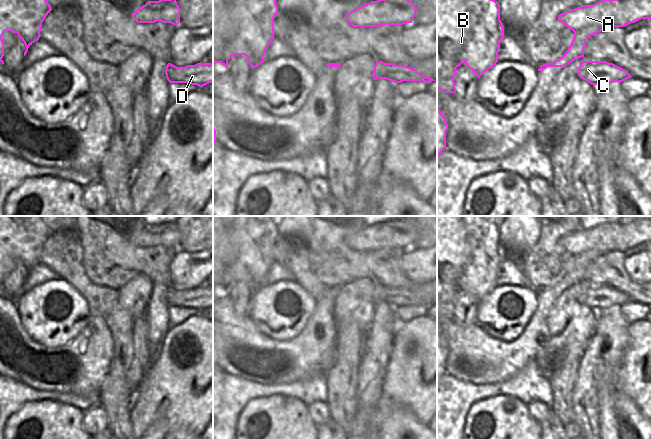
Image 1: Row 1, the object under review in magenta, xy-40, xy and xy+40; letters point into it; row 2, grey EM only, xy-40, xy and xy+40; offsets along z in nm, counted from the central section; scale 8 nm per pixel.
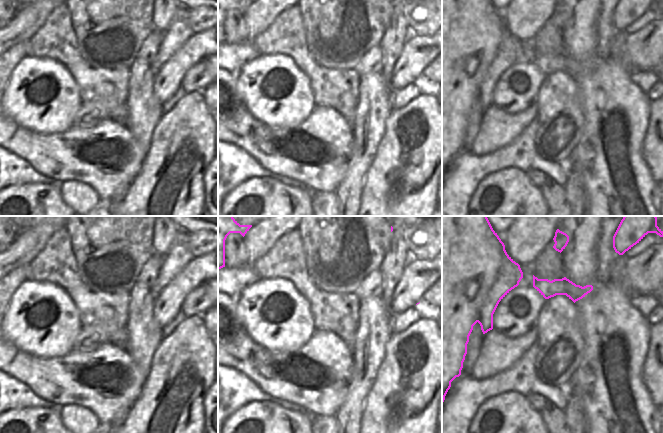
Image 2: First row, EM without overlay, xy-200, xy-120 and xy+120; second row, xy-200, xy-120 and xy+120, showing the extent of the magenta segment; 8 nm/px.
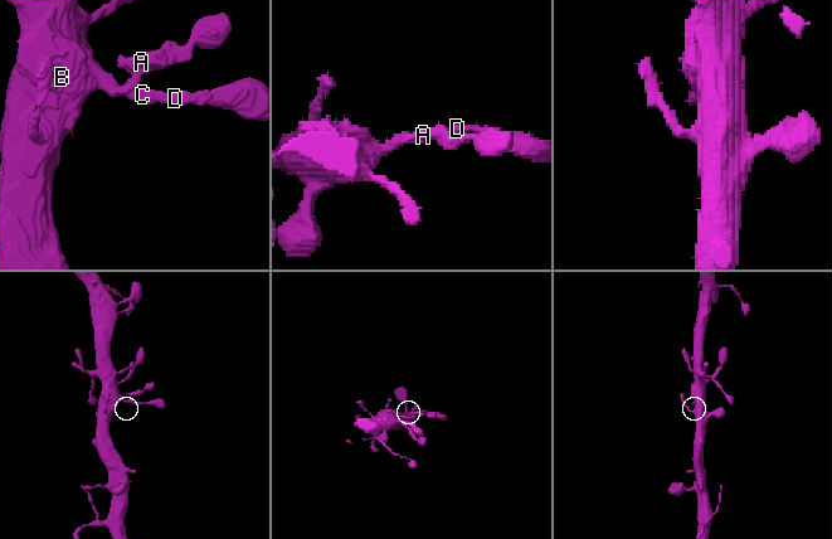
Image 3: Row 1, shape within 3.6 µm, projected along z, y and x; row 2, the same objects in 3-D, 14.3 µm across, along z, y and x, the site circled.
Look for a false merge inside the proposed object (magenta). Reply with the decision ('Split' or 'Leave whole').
Leave whole

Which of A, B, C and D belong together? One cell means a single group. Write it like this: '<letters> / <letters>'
A B C D

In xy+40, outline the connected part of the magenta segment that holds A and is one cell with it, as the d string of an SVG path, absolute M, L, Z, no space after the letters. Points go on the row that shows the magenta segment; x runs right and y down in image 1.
M603 0L561 13L558 20L574 32L574 38L559 59L540 65L538 71L547 67L566 67L584 57L589 37L609 27L625 27L641 19L651 19L651 0Z

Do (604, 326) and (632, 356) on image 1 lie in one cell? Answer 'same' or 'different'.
different

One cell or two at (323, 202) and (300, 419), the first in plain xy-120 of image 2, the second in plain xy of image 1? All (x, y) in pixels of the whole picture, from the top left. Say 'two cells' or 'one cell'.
two cells

